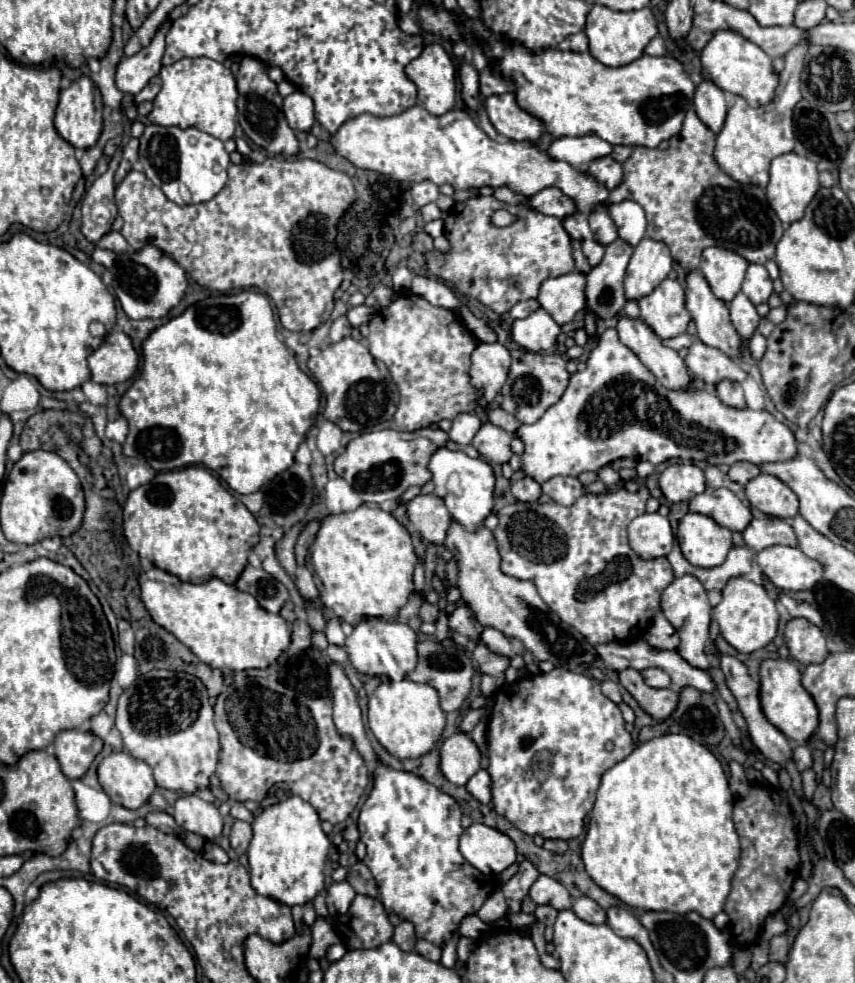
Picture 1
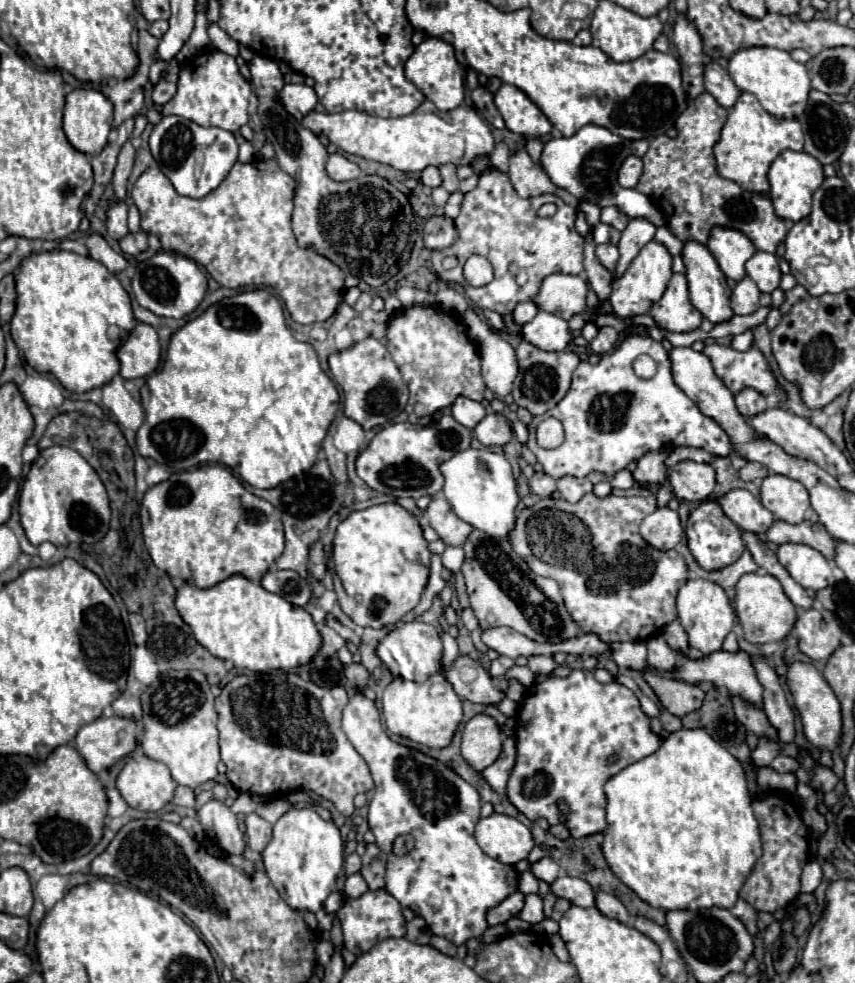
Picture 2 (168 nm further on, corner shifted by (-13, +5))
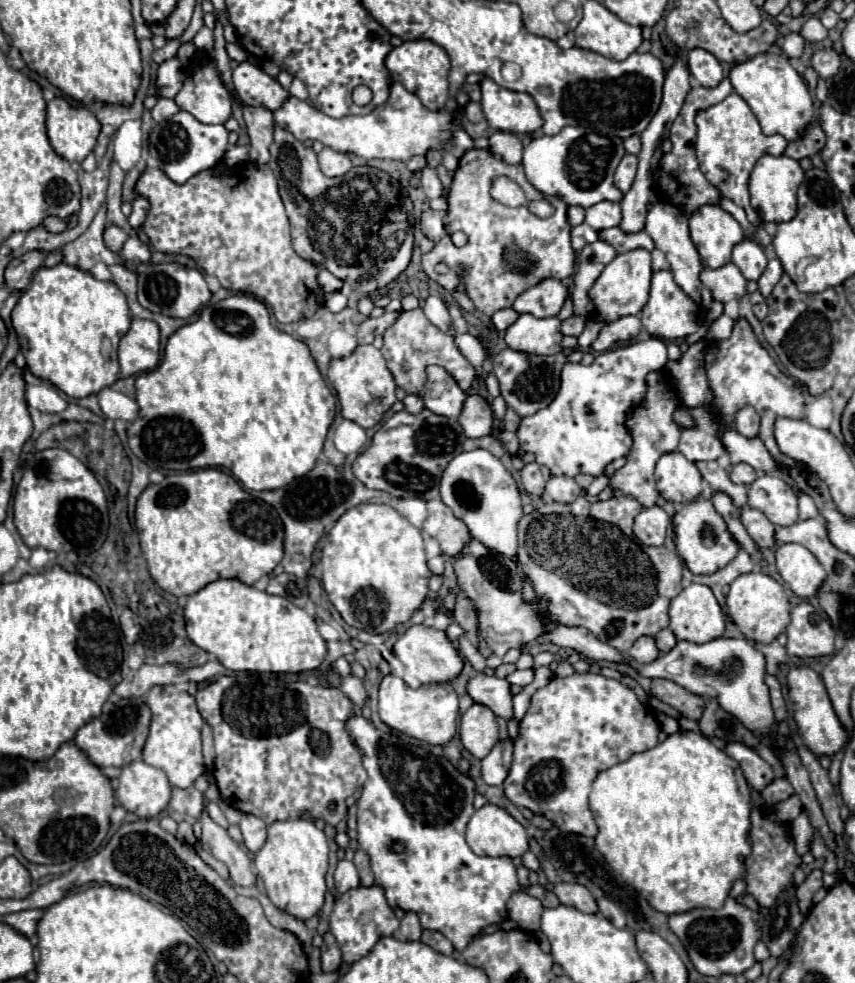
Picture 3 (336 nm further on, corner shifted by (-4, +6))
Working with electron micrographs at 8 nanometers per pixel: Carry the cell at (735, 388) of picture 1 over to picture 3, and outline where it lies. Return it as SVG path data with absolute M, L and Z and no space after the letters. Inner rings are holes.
M744 406L736 412L734 418L734 426L738 432L742 432L744 436L758 436L760 430L760 416L752 406Z

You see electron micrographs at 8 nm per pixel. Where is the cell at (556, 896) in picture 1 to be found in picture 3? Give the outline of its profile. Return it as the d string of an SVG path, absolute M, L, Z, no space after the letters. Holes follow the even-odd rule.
M558 882L558 884L554 884L552 892L558 896L560 904L578 908L580 912L598 912L594 896L588 892L588 888L582 888L580 884Z

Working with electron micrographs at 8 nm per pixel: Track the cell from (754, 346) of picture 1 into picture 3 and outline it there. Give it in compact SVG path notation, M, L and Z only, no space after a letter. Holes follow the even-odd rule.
M722 314L722 316L710 326L710 332L708 332L706 338L708 338L708 340L726 340L726 338L730 338L734 324L736 324L734 318Z

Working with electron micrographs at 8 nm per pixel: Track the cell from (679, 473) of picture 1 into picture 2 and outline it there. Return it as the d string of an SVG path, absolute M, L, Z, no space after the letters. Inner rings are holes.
M679 461L669 469L669 483L681 501L705 501L715 489L715 469L709 463Z

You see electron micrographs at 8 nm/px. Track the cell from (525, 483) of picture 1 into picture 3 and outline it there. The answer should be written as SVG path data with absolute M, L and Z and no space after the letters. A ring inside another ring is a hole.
M536 462L526 464L526 466L522 468L520 476L522 476L522 486L524 486L524 490L526 490L530 496L542 496L544 486L546 486L546 480L542 478L540 466L538 466Z

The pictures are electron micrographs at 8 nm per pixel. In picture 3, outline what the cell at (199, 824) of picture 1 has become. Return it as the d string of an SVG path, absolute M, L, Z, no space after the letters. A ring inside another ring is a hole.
M206 808L200 814L200 822L202 822L202 836L200 836L202 848L228 866L230 876L238 886L254 884L256 874L252 874L252 870L250 870L250 858L248 858L246 850L228 836L226 828L218 826L208 816Z

